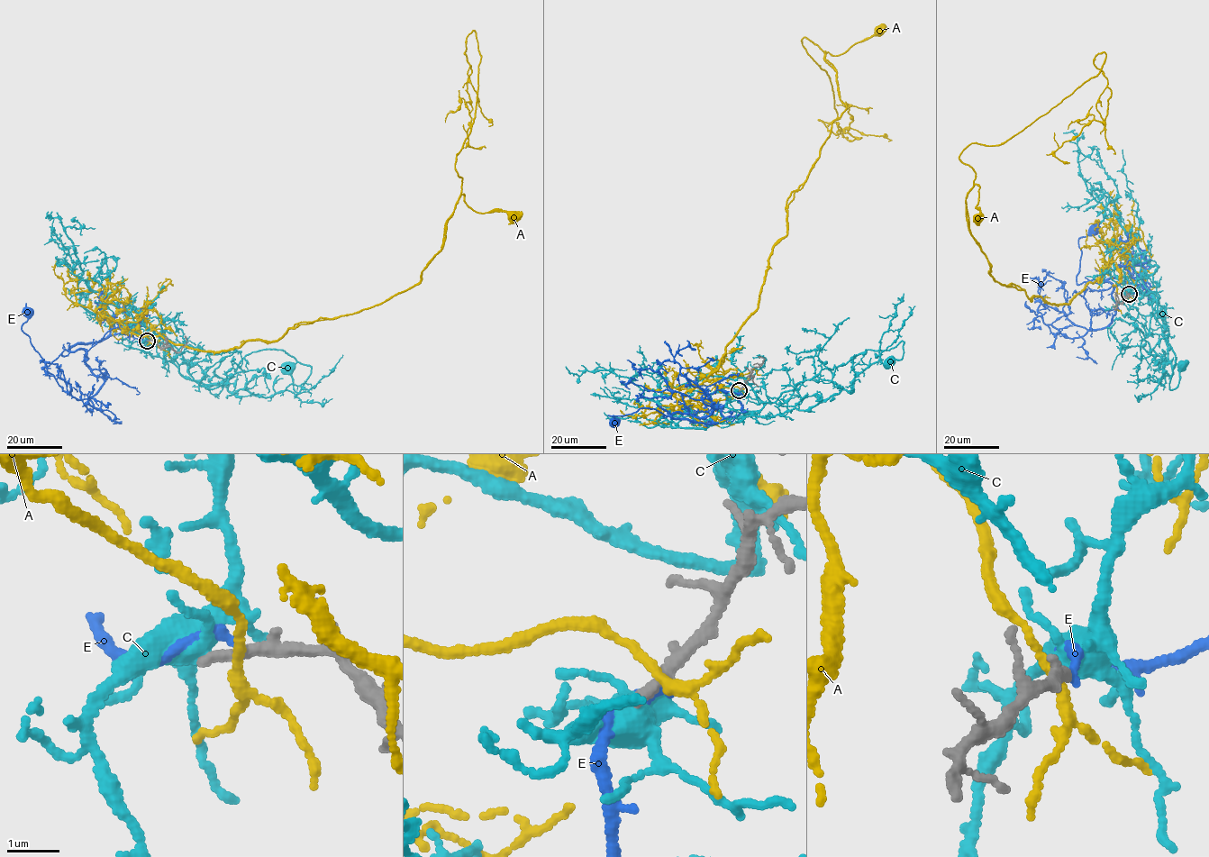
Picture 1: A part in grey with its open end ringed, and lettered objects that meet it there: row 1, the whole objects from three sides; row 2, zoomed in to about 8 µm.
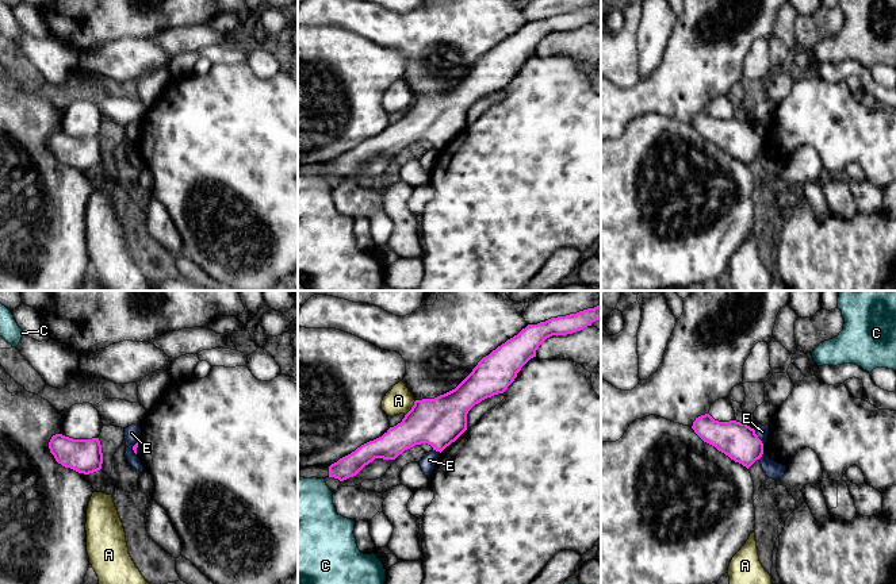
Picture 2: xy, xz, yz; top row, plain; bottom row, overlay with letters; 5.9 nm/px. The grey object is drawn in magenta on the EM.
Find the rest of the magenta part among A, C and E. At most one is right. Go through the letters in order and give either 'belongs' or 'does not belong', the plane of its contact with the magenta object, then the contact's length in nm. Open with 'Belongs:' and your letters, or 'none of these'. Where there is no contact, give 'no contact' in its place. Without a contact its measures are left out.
Belongs: none of these
A: does not belong; meets magenta in xz; contact 120 nm long
C: does not belong; no contact
E: does not belong; meets magenta in yz; contact 120 nm long

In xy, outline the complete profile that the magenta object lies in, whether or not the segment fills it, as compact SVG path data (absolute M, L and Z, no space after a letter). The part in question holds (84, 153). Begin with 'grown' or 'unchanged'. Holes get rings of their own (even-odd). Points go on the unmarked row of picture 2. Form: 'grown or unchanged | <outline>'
unchanged | M55 131L49 139L50 150L65 165L89 172L102 166L103 150L99 135L73 137Z

